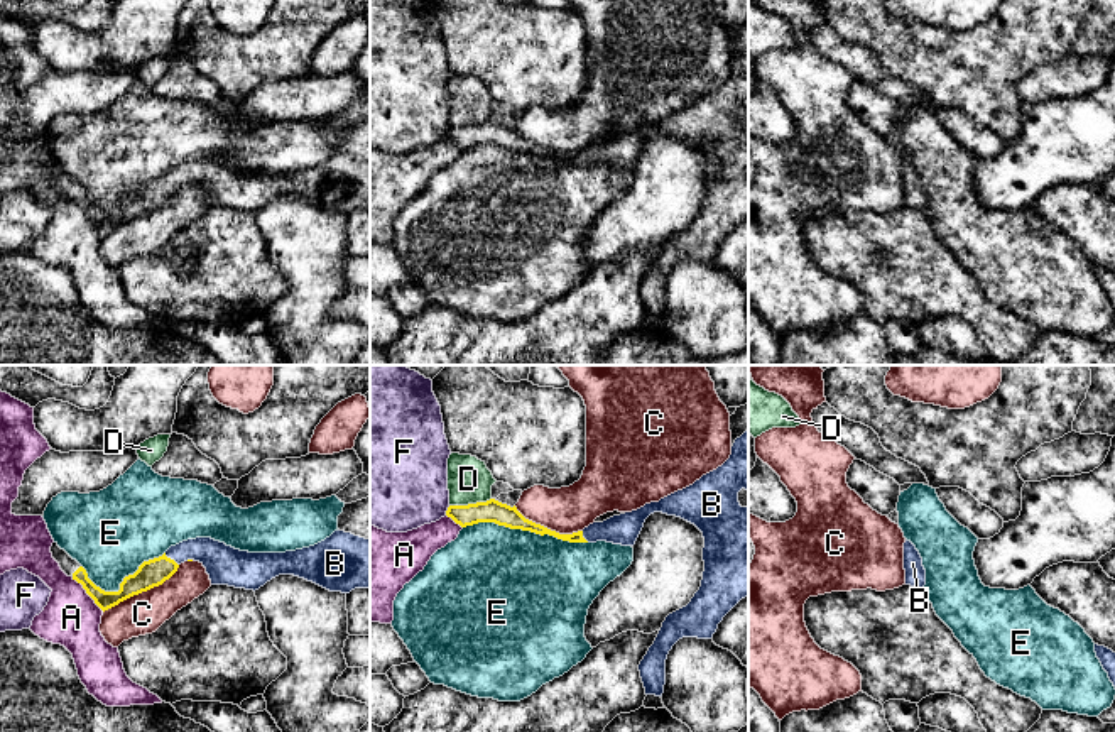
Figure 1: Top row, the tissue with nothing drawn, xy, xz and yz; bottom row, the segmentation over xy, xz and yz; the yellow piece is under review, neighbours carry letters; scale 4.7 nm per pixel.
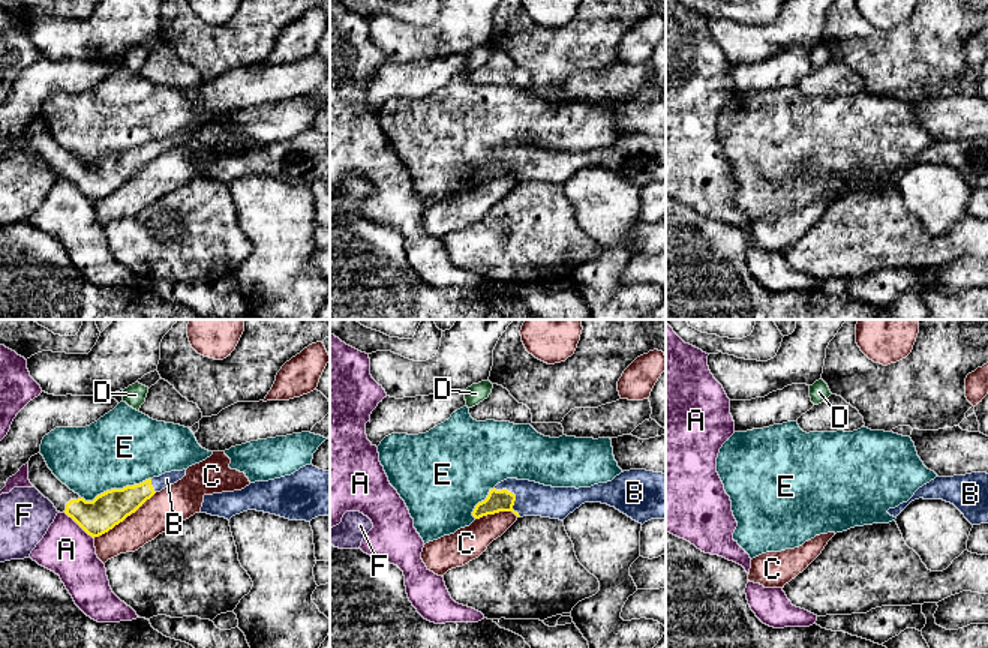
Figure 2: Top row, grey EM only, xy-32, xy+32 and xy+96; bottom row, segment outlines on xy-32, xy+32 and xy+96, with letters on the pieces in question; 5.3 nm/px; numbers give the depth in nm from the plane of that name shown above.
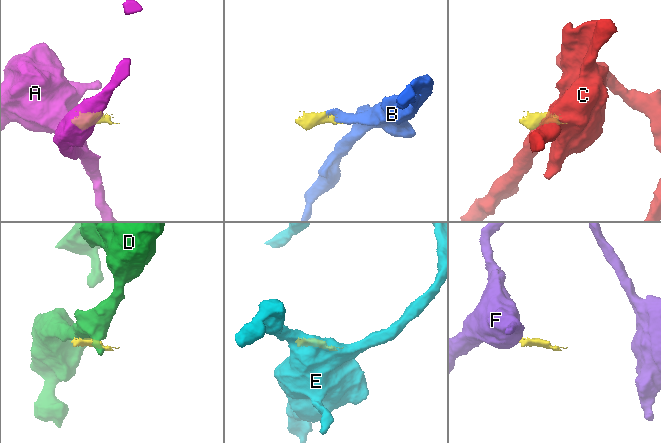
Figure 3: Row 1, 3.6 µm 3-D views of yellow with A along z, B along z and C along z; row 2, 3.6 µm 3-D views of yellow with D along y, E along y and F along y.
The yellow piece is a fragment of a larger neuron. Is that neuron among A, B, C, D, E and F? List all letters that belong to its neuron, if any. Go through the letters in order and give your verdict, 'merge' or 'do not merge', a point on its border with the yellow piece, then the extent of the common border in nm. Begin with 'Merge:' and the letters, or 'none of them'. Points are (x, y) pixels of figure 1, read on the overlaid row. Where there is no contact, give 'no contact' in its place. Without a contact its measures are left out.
Merge: B
A: do not merge; meets yellow in xy at (87, 592); contact 220 nm long
B: merge; meets yellow in xy at (169, 558); contact 90 nm long
C: do not merge; meets yellow in xy at (142, 590); contact 440 nm long
D: do not merge; meets yellow in xz at (470, 504); contact 200 nm long
E: do not merge; meets yellow in xz at (526, 529); contact 600 nm long
F: do not merge; meets yellow in xz at (446, 511); contact 50 nm long

